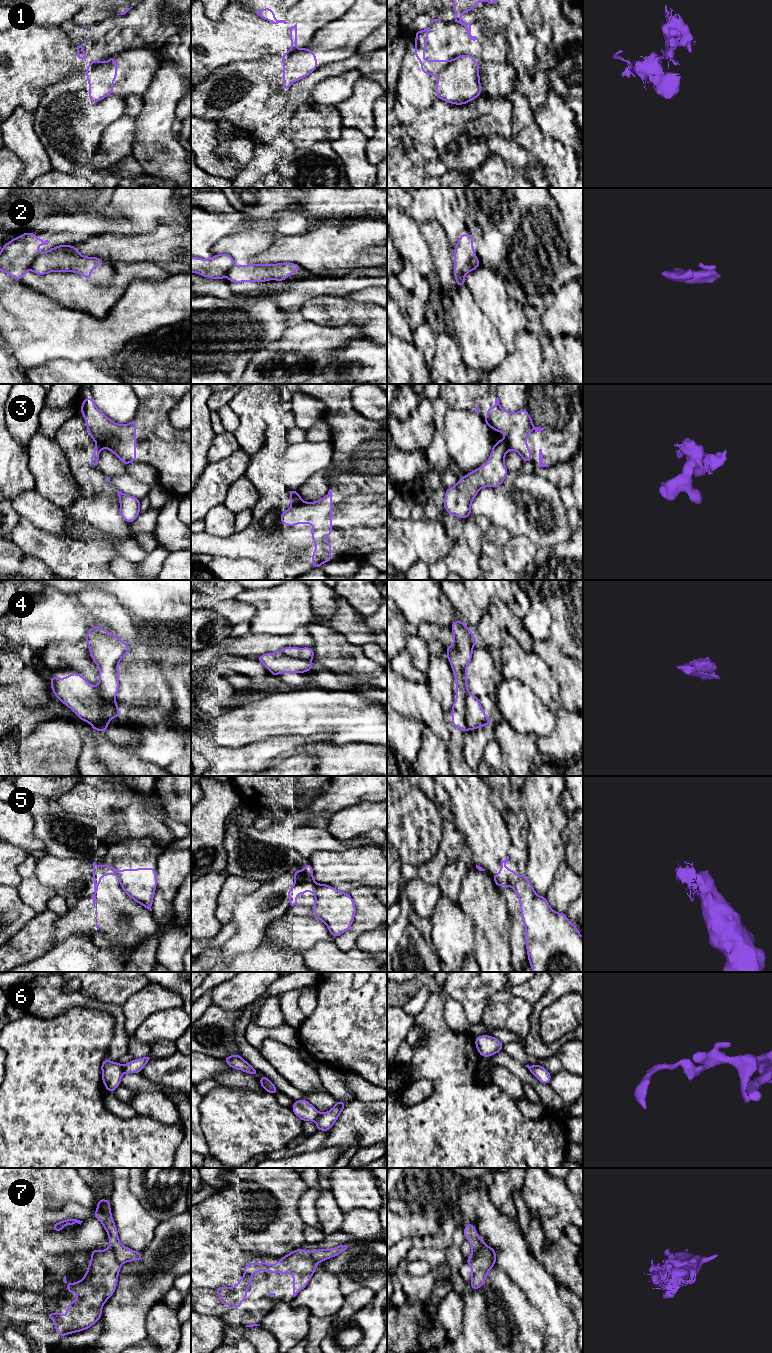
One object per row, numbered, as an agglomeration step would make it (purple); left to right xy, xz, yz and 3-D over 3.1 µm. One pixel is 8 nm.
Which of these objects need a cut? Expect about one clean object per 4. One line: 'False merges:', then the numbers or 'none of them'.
False merges: 1, 2, 3, 4, 5, 6, 7

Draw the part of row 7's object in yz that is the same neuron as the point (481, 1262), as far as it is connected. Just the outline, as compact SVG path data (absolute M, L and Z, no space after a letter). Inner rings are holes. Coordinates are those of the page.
M479 1238L480 1248L475 1254L466 1258L472 1271L471 1287L478 1290L486 1281L486 1277L491 1268L496 1264L496 1251L484 1243L483 1238Z

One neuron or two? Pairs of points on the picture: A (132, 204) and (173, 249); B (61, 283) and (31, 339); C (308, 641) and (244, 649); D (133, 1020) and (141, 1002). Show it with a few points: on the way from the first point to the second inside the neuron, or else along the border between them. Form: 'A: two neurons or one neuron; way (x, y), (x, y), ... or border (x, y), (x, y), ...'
A: two neurons; border (168, 222), (161, 222), (152, 233), (134, 235)
B: two neurons; border (31, 289), (74, 309)
C: one neuron; way (292, 641), (260, 644)
D: one neuron; way (134, 1016), (139, 1006)

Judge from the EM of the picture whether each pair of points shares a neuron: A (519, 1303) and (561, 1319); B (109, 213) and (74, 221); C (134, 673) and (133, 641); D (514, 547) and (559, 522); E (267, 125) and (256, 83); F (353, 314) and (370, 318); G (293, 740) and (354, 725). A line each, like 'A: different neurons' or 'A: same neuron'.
A: different neurons
B: same neuron
C: same neuron
D: different neurons
E: same neuron
F: same neuron
G: different neurons

